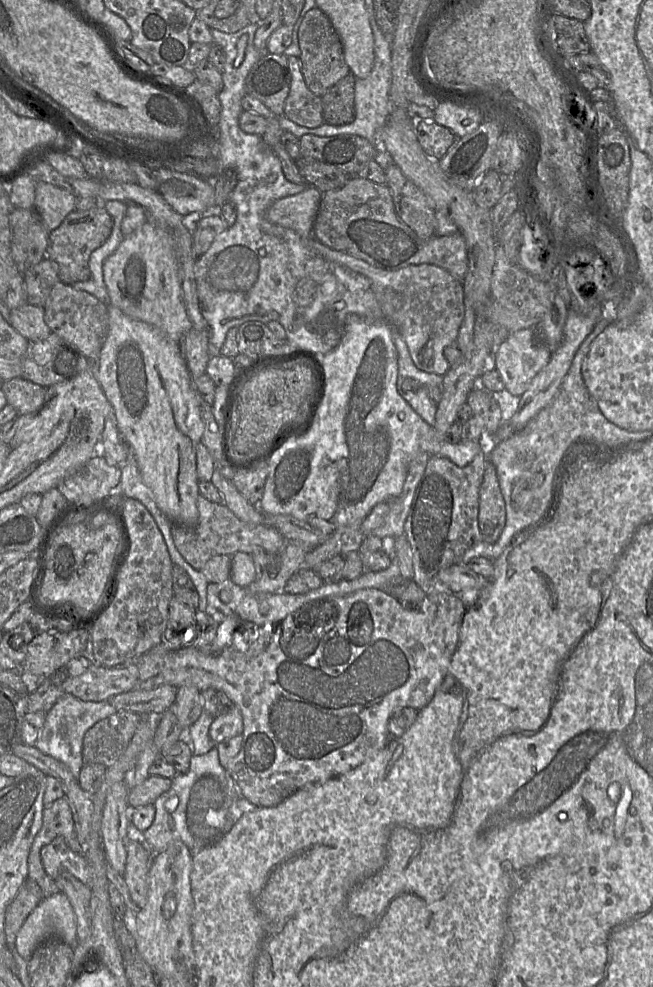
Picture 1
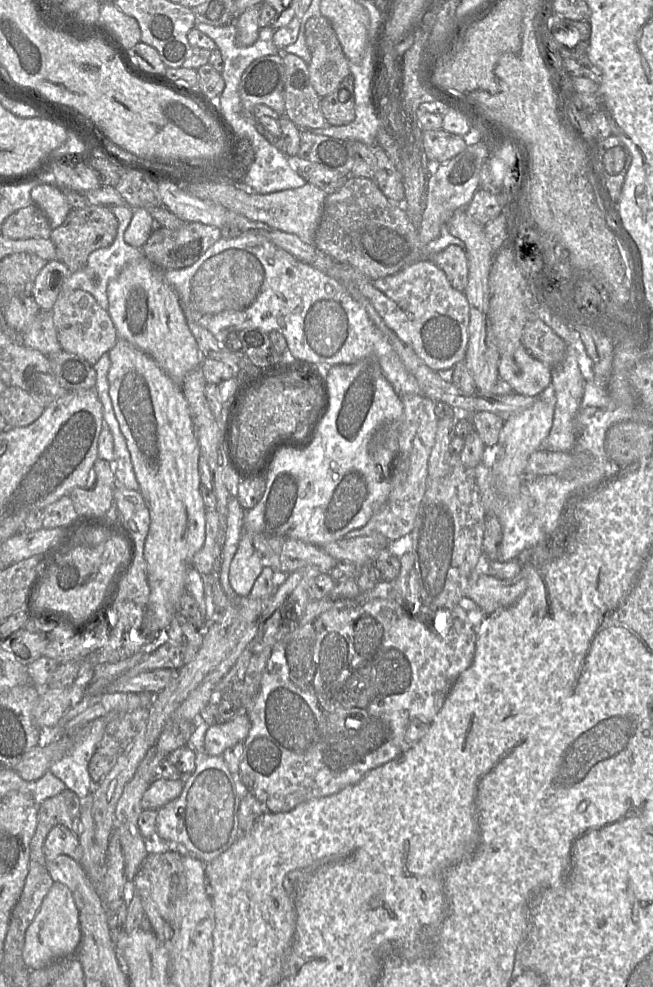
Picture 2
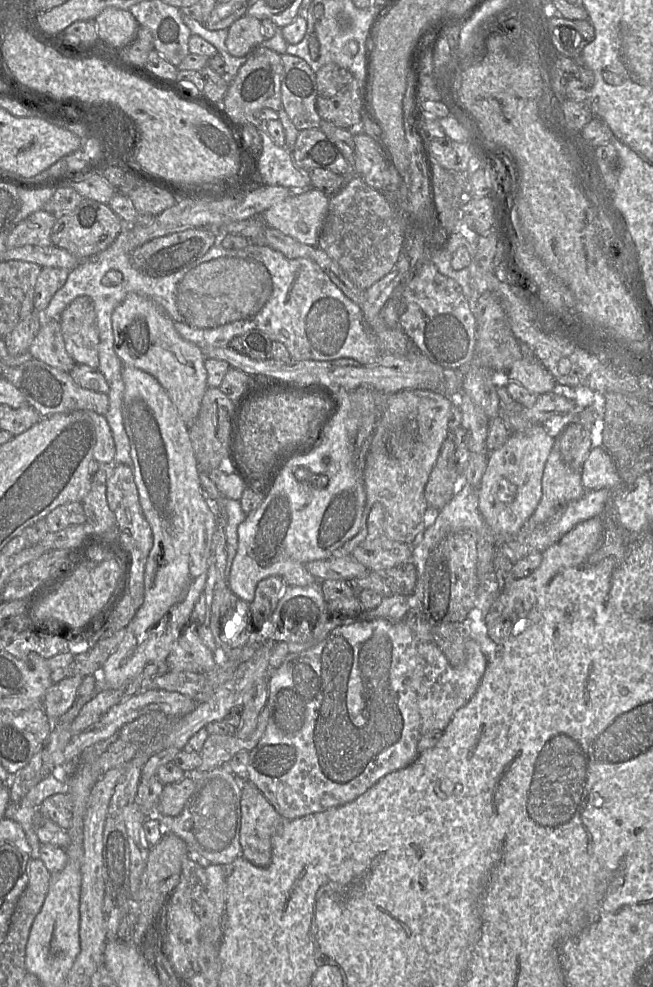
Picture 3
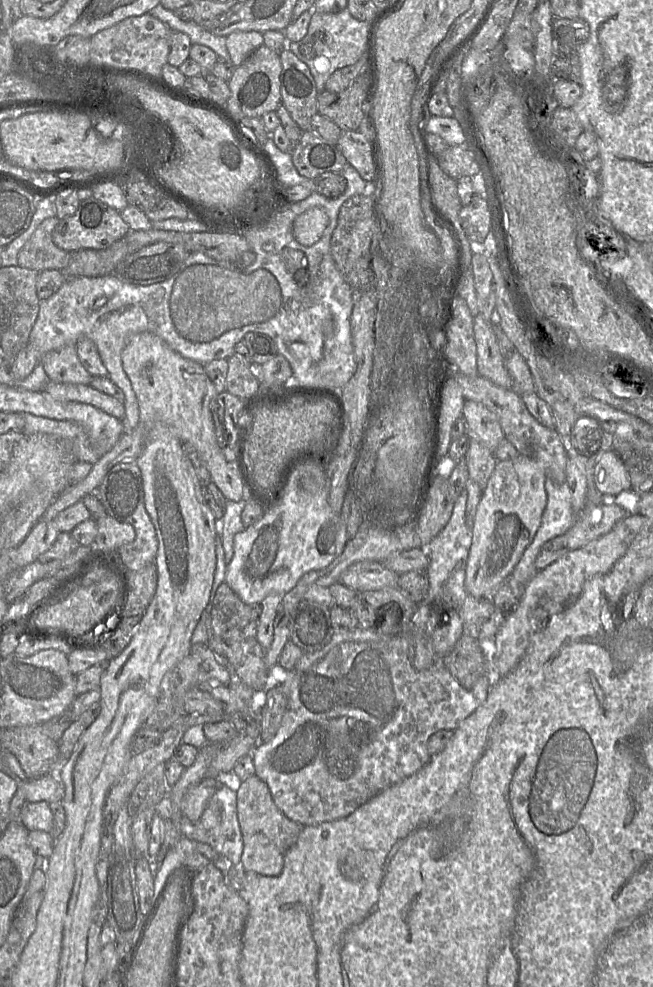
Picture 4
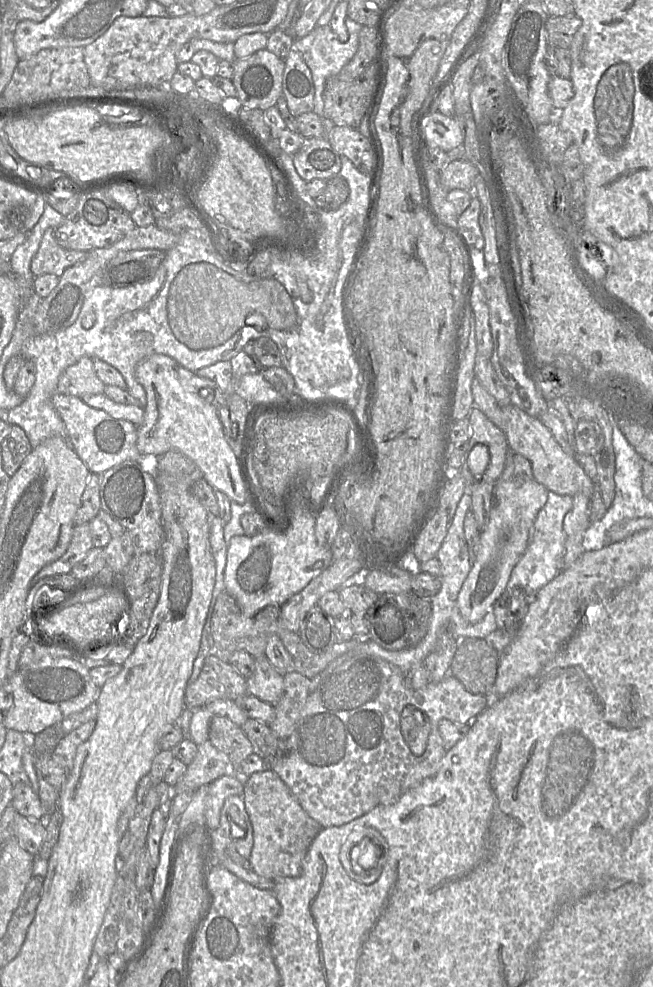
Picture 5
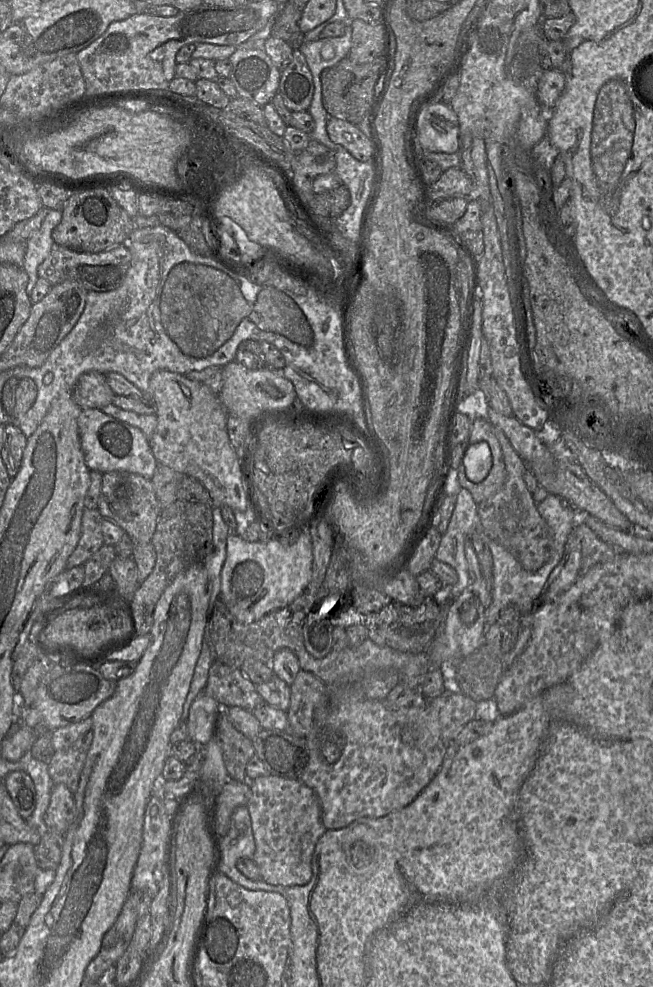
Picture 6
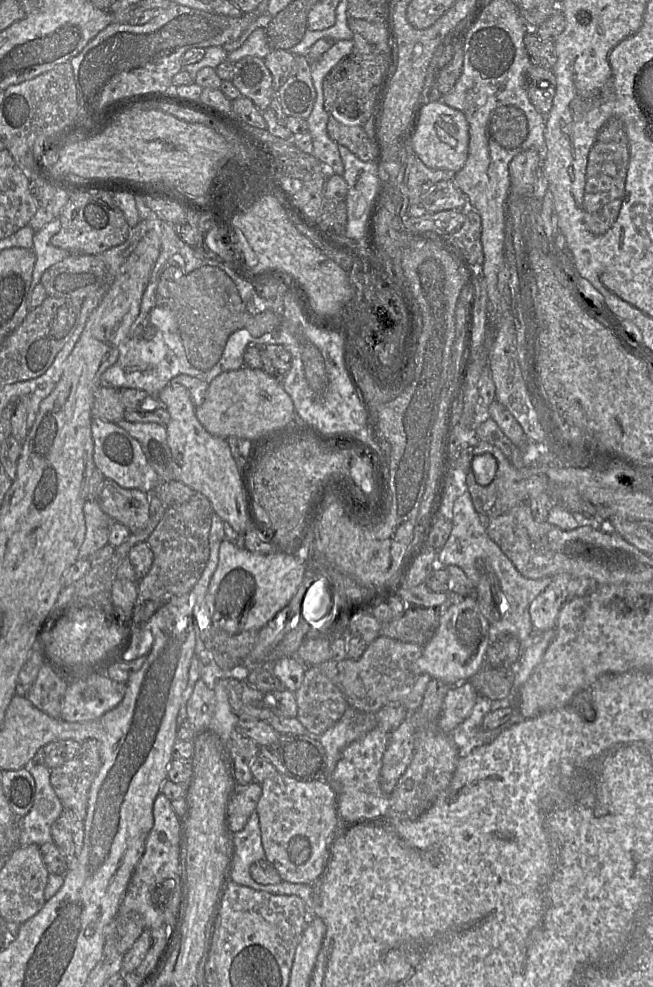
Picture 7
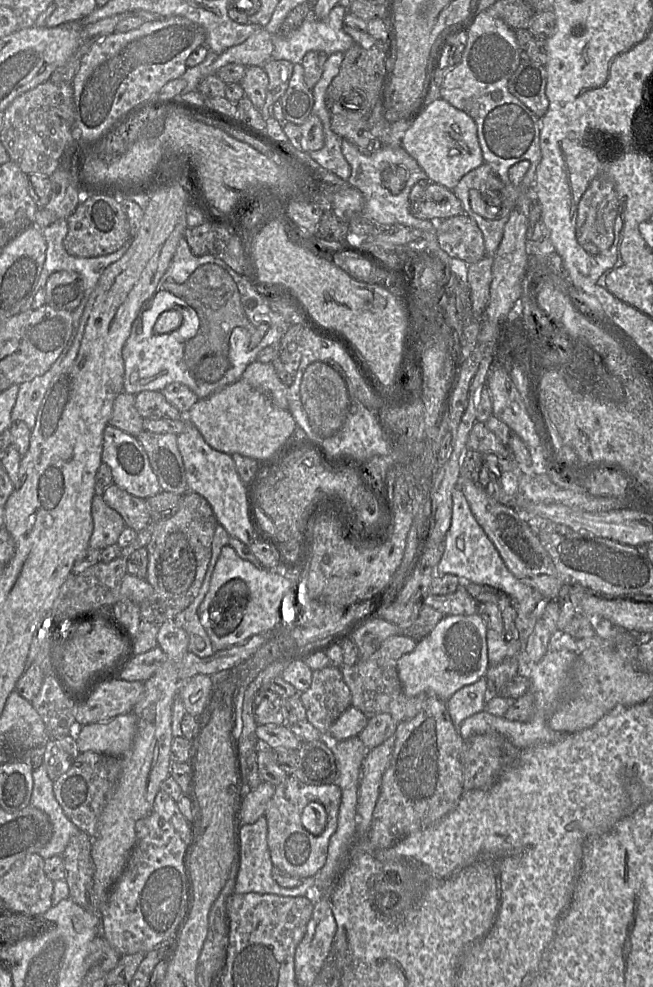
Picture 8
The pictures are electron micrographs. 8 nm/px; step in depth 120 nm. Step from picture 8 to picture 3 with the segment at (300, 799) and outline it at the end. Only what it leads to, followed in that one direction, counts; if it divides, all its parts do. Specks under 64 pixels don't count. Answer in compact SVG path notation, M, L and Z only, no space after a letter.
M246 780L241 789L242 856L258 867L267 867L272 859L272 842L285 820L262 792Z

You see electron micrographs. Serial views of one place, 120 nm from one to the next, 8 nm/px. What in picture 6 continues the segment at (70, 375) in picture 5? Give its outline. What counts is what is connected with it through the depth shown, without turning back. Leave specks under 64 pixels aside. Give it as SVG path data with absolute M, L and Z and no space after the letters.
M89 371L82 374L72 390L72 398L82 409L101 409L112 404L115 396L105 374Z

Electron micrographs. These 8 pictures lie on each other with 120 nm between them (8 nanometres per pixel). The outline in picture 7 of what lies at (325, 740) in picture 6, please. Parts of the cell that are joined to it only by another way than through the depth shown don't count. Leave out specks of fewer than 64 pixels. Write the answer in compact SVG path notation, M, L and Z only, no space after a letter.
M376 727L343 750L329 782L336 793L336 808L341 823L352 824L385 817L389 808L389 795L381 789L380 770L390 735Z

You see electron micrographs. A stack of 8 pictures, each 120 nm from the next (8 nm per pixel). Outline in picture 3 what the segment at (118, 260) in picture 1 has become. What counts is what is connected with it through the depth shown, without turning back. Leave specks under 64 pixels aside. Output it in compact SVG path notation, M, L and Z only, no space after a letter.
M129 293L115 308L112 326L115 352L123 365L138 368L156 378L185 423L194 424L208 388L202 349L185 340L157 304L136 293Z

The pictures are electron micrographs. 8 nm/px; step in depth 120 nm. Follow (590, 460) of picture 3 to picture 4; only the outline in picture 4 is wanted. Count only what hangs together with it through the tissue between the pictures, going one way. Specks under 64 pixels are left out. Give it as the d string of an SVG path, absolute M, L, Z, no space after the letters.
M613 450L602 454L595 465L593 479L597 489L604 495L616 496L624 490L631 489L627 469Z

